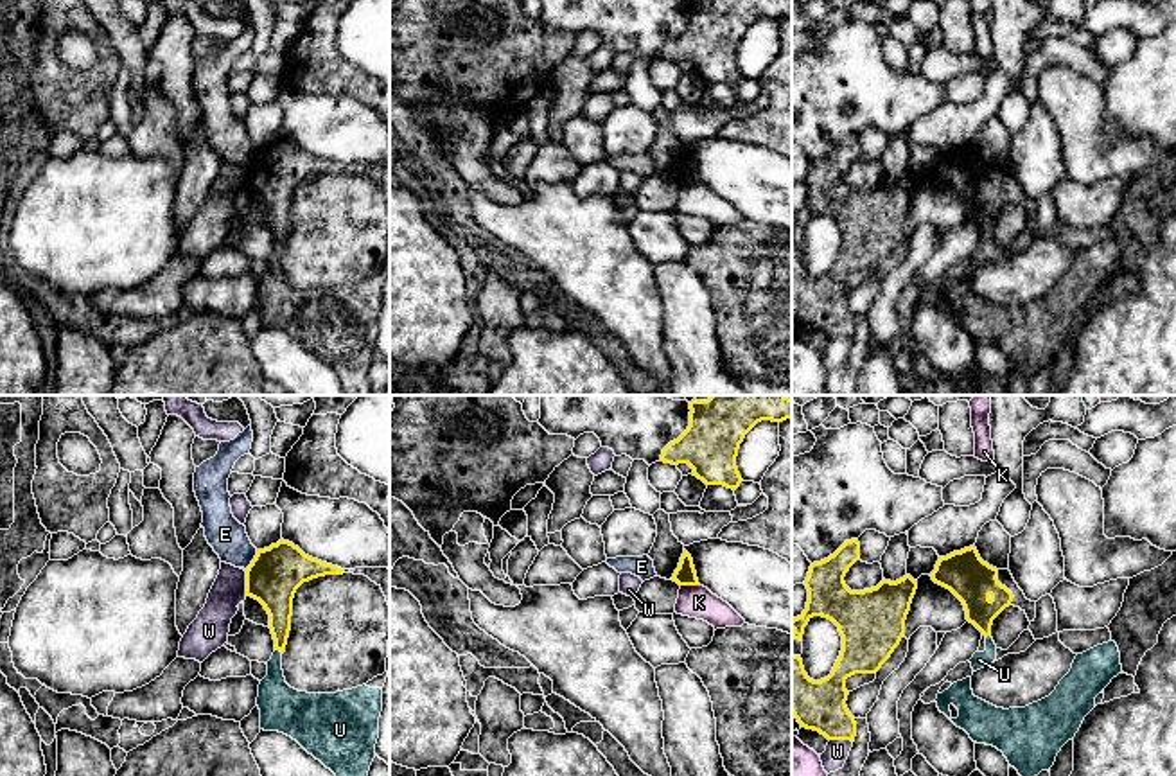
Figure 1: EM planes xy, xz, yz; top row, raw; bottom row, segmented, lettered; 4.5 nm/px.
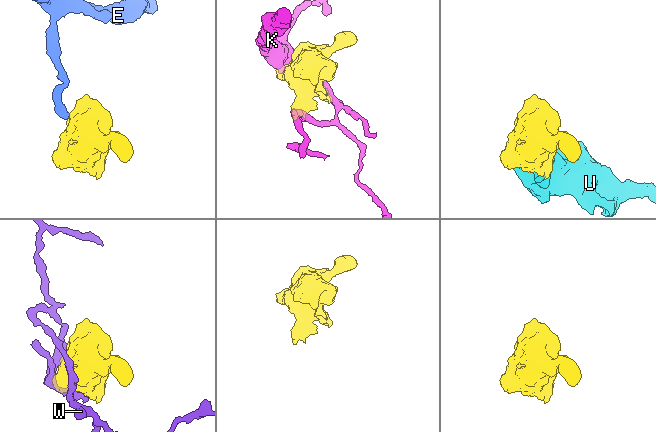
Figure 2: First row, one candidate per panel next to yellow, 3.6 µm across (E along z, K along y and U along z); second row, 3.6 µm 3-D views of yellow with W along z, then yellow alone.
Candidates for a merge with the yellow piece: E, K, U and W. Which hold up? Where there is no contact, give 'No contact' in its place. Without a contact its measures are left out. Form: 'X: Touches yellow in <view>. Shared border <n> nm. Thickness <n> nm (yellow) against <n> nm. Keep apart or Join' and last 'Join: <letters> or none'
E: Touches yellow in xy. Shared border 110 nm. Thickness 240 nm (yellow) against 170 nm. Keep apart
K: Touches yellow in xz. Shared border 90 nm. Thickness 100 nm (yellow) against 150 nm. Keep apart
U: Touches yellow in xy. Shared border 50 nm. Thickness 160 nm (yellow) against 190 nm. Join
W: Touches yellow in xy. Shared border 110 nm. Thickness 240 nm (yellow) against 160 nm. Keep apart
Join: U

